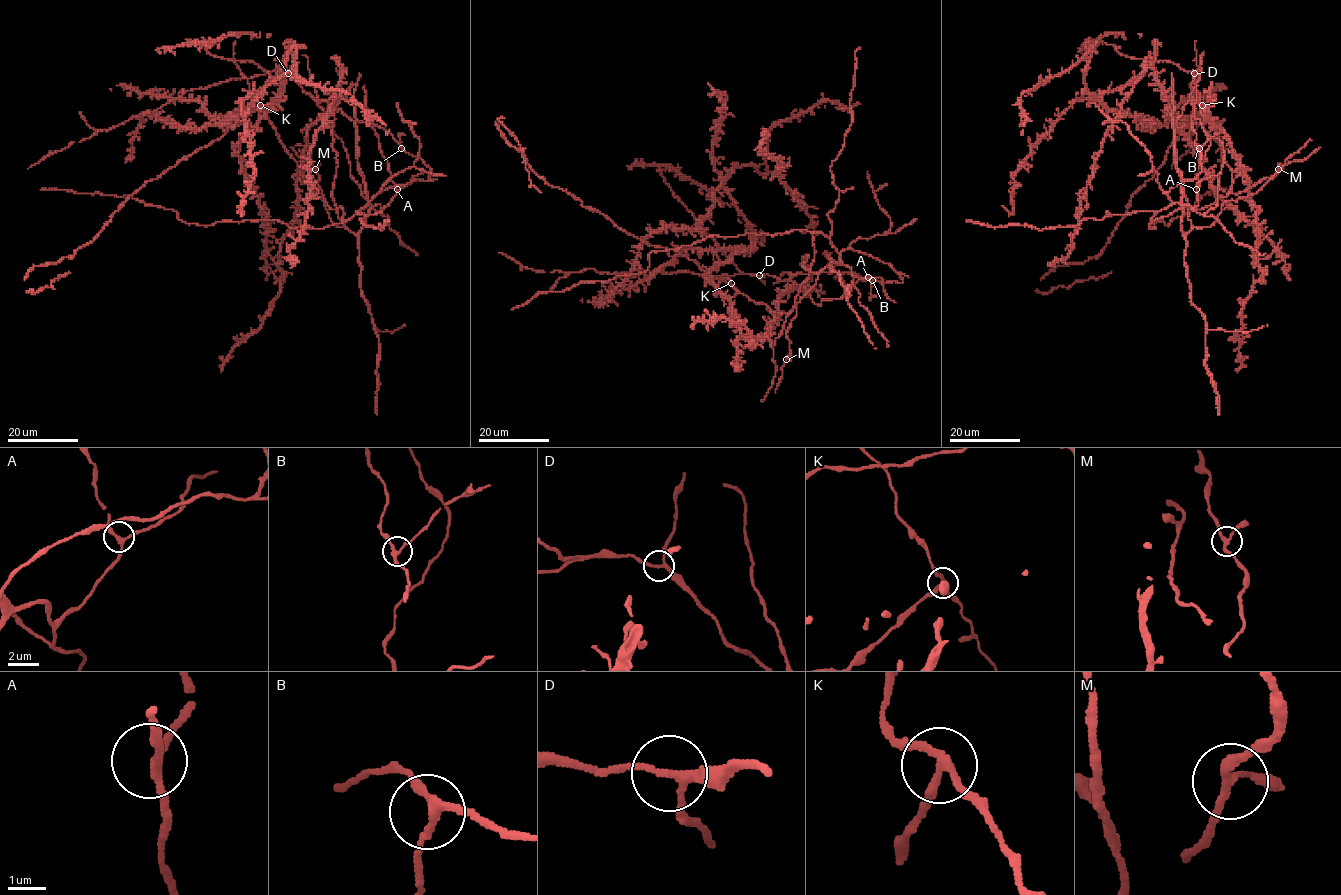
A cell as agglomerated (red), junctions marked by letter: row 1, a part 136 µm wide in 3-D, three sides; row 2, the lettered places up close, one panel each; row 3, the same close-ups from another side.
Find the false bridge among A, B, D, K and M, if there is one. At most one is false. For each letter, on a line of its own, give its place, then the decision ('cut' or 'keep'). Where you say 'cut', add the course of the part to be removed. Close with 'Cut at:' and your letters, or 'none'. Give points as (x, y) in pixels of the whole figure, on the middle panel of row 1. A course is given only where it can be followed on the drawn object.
A: (868, 277) | keep
B: (872, 280) | keep
D: (759, 275) | keep
K: (731, 283) | cut
M: (786, 359) | keep
Cut at: K

